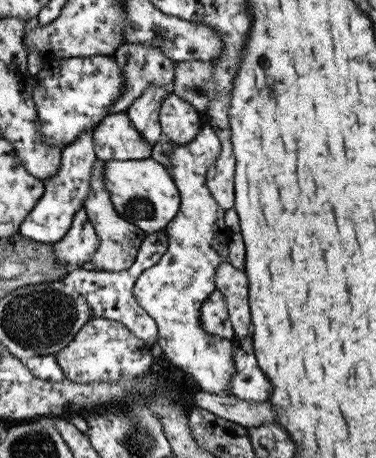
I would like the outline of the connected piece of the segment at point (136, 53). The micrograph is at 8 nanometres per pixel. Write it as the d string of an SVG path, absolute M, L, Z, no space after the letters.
M122 43L112 54L113 59L123 70L122 95L110 107L109 113L126 112L134 100L142 96L150 86L160 88L171 87L175 77L175 61L170 60L159 48L151 47L148 43Z

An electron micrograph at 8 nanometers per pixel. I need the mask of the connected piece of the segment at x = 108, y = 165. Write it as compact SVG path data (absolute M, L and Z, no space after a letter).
M151 156L144 160L104 161L103 179L116 212L147 235L162 231L177 215L181 203L177 186L167 168Z

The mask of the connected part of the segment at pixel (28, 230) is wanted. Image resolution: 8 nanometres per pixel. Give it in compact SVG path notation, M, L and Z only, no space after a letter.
M96 124L87 128L72 144L63 148L61 152L61 167L48 178L43 180L44 194L34 205L23 223L19 234L27 239L39 243L58 242L71 227L74 215L84 208L85 200L91 193L91 170L97 159L93 143L93 132Z

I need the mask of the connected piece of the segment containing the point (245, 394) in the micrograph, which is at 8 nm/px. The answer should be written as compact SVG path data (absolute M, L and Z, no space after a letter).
M250 337L232 338L234 369L229 388L231 394L246 402L264 402L272 394L272 383L266 378L254 357L253 340Z

